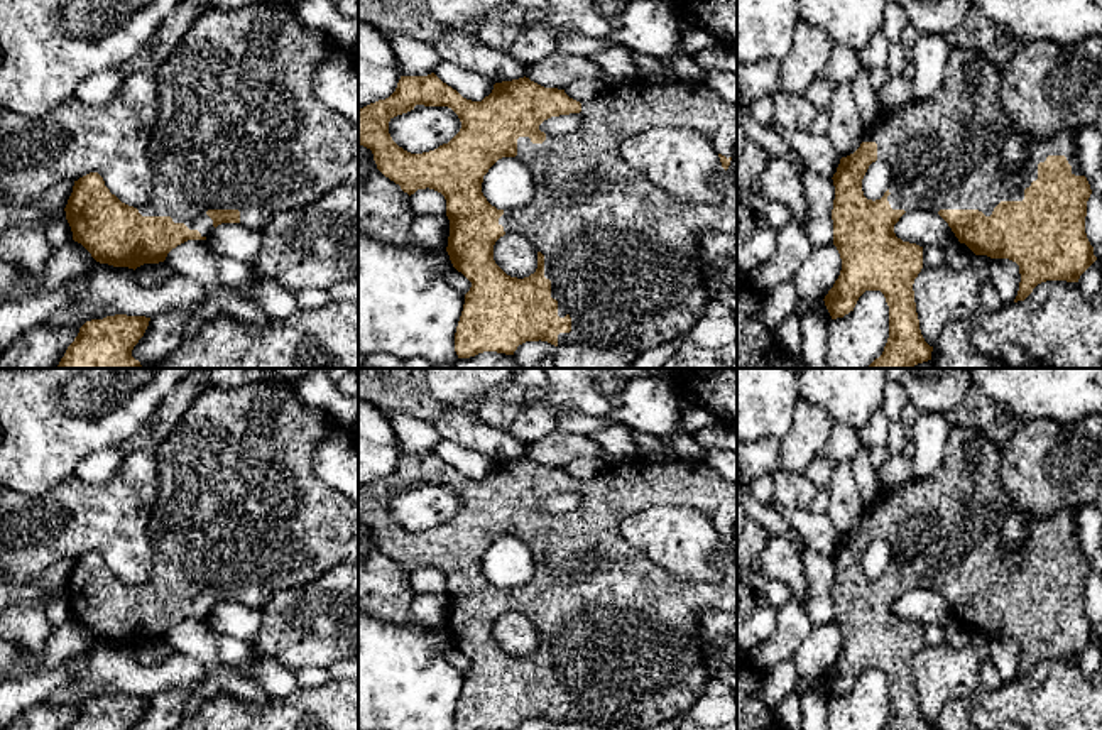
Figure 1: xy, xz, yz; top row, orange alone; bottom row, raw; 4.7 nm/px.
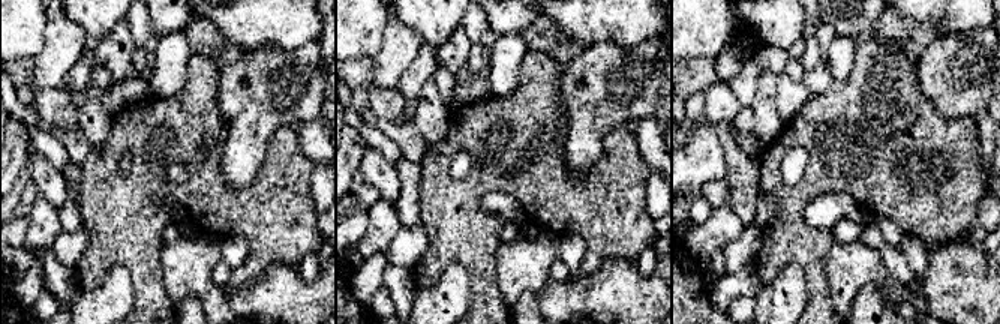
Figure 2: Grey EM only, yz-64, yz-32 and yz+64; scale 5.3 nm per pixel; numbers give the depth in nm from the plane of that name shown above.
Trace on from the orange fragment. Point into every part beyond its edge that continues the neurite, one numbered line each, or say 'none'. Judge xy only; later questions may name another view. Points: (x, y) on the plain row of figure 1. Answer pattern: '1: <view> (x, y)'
1: xy (239, 504)

